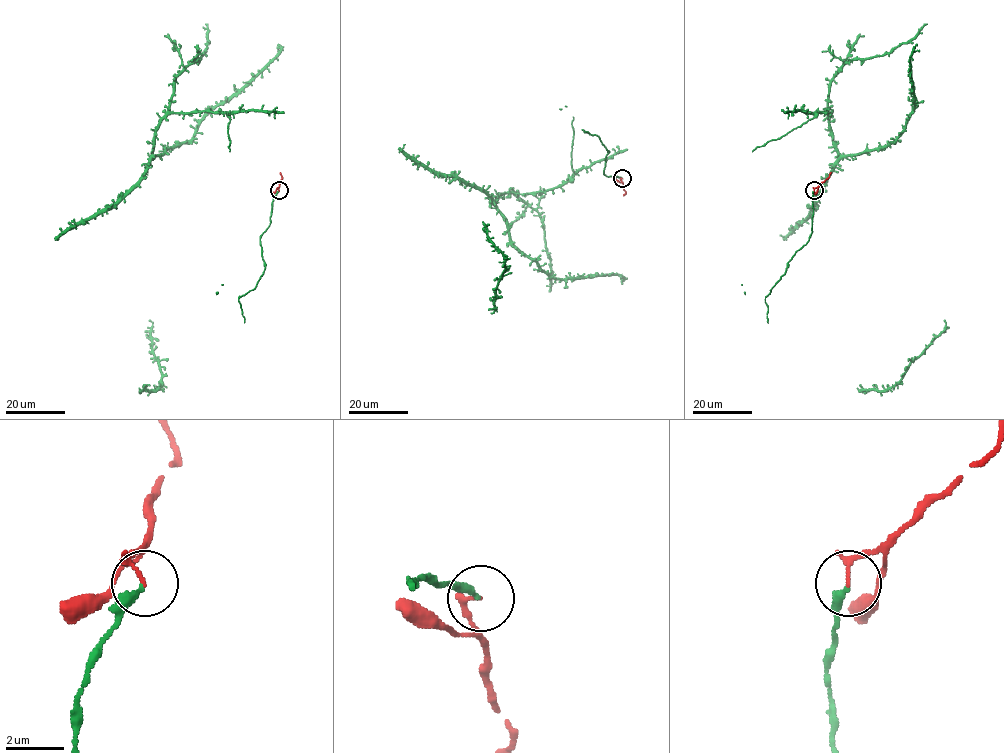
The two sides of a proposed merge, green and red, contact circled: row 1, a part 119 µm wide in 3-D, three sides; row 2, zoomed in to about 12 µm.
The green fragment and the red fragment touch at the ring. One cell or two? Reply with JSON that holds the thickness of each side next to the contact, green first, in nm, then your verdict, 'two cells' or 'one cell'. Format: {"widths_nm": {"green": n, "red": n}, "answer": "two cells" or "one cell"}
{"widths_nm": {"green": 260, "red": 90}, "answer": "one cell"}

